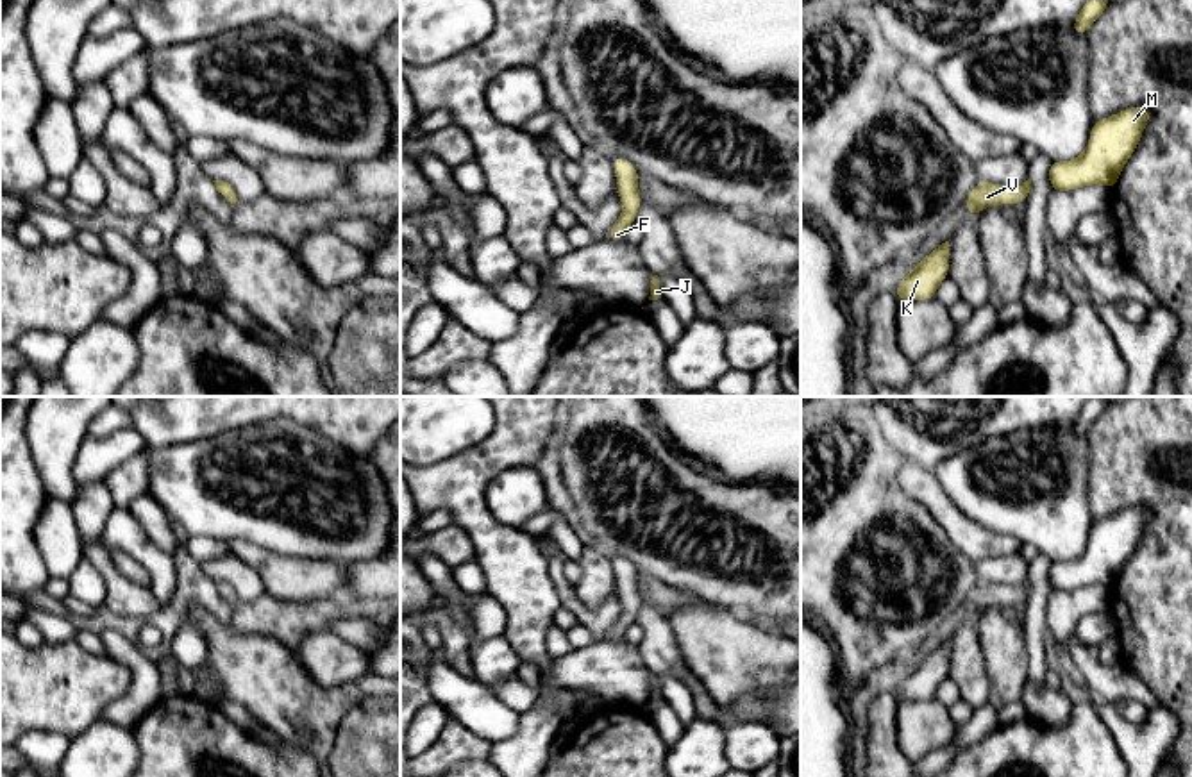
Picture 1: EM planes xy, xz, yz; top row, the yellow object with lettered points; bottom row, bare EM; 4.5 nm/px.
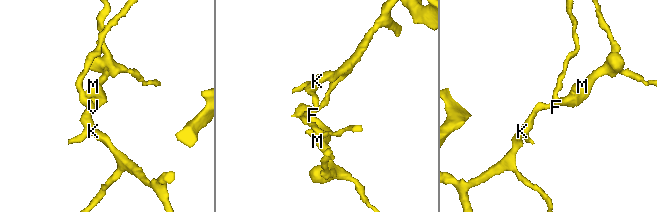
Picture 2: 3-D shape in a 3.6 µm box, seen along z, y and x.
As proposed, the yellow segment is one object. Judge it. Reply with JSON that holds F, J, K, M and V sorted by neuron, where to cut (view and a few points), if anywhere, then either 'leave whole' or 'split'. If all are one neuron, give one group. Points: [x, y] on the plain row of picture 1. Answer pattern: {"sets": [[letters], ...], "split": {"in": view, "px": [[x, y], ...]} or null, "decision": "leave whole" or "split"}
{"sets": [["F", "J", "K", "M", "V"]], "split": null, "decision": "leave whole"}

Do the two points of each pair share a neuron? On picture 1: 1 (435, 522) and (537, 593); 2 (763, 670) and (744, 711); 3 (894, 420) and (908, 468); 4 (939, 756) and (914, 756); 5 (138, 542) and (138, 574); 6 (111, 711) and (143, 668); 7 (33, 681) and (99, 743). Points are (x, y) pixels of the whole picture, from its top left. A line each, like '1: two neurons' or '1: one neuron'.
1: two neurons
2: two neurons
3: two neurons
4: two neurons
5: two neurons
6: one neuron
7: two neurons

